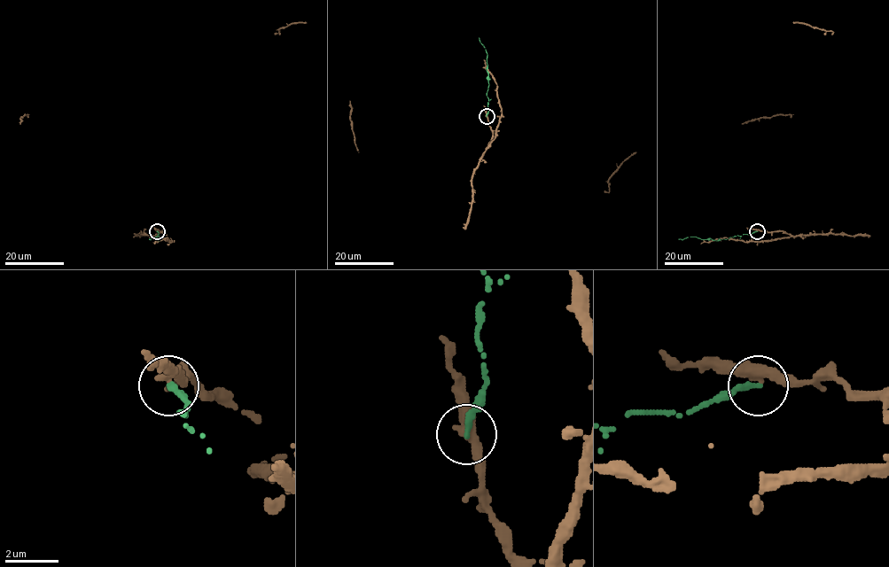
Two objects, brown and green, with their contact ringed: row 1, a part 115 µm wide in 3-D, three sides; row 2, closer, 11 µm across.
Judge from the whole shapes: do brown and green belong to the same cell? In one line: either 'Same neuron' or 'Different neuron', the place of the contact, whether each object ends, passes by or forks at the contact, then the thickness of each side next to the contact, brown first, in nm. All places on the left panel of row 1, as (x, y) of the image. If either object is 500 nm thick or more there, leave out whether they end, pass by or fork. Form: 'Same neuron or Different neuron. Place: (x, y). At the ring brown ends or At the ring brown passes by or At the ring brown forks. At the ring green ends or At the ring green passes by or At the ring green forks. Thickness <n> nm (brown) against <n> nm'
Different neuron. Place: (157, 231). At the ring brown passes by. At the ring green ends. Thickness 360 nm (brown) against 240 nm

